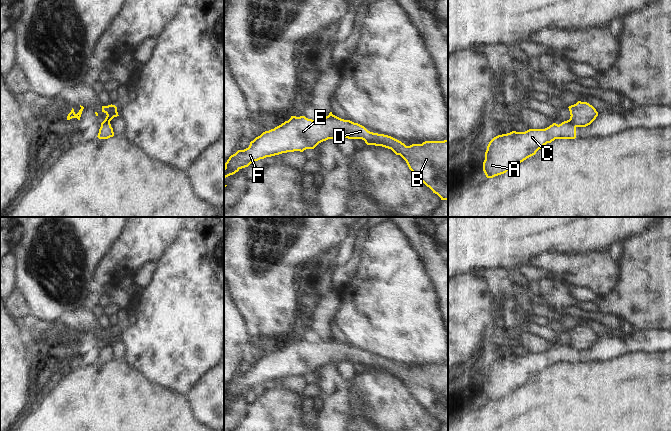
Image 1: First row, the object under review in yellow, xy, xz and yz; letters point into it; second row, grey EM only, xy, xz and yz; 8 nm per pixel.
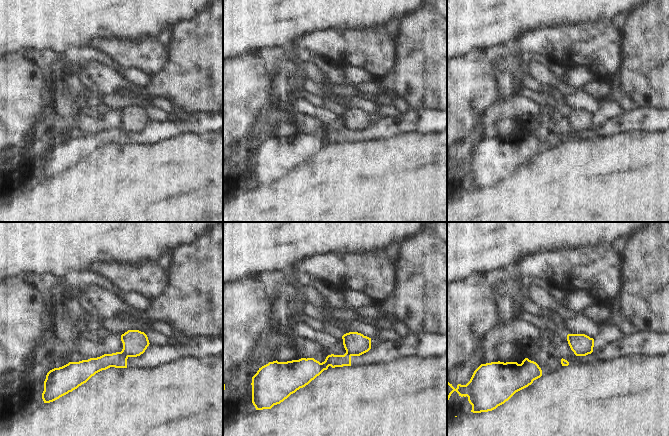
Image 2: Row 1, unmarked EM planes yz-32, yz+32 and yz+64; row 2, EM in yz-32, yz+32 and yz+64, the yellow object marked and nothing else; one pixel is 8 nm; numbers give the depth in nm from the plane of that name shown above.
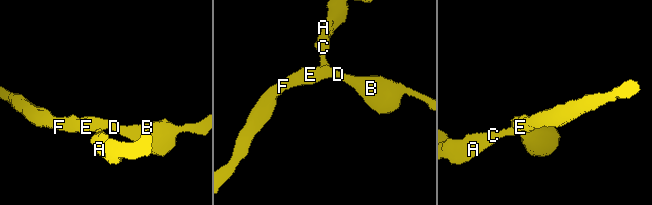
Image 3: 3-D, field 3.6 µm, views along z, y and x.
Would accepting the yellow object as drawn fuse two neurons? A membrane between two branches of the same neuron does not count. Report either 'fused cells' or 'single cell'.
fused cells

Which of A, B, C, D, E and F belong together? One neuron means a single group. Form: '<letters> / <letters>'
A C / B D E F

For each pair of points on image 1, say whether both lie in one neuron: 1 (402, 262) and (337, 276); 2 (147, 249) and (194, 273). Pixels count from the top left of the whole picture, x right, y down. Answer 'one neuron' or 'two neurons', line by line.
1: two neurons
2: two neurons

